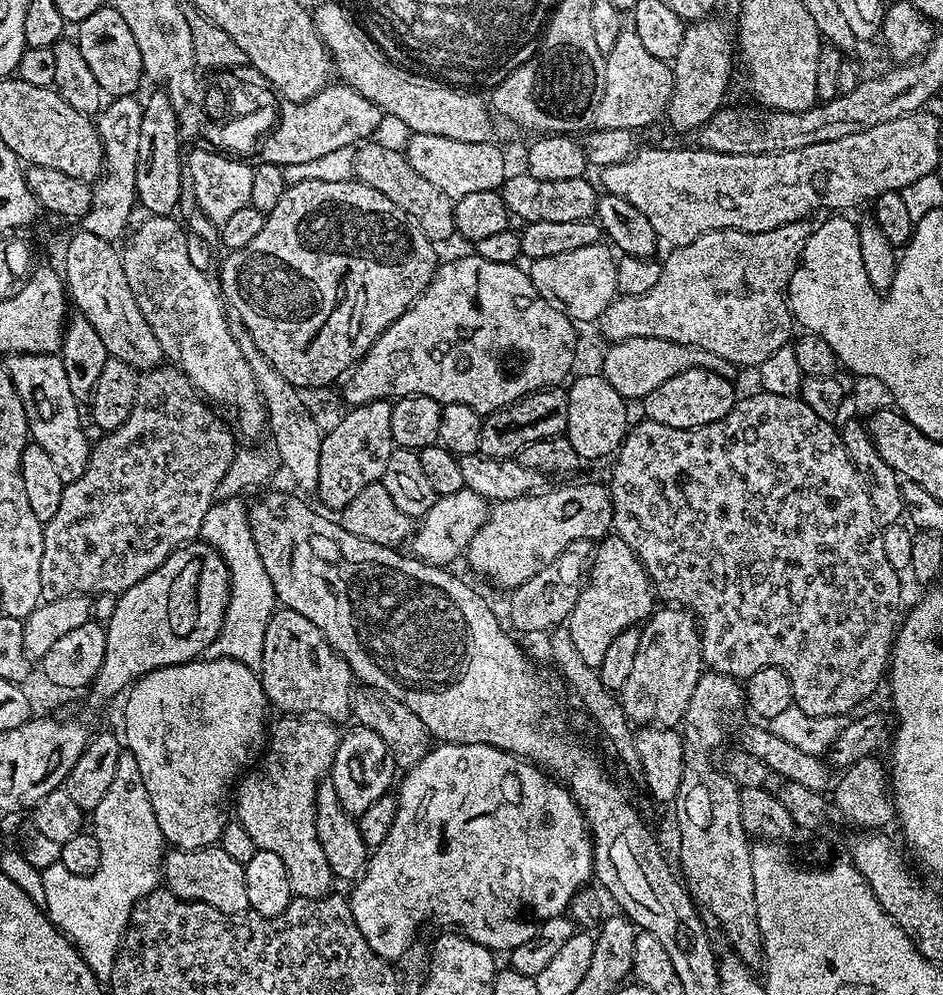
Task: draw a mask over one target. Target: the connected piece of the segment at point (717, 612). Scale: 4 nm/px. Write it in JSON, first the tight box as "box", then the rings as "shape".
{"box":[610,390,902,717],"shape":[[[756,390],[756,393],[754,393],[754,394],[753,394],[753,396],[748,396],[748,397],[746,397],[746,398],[745,398],[745,400],[744,400],[744,397],[743,397],[743,398],[740,398],[740,399],[737,399],[737,401],[736,401],[736,405],[735,405],[735,406],[733,406],[733,407],[732,407],[732,409],[731,409],[731,410],[729,410],[729,411],[728,411],[728,412],[727,412],[727,413],[726,413],[726,415],[724,415],[724,417],[723,417],[723,418],[722,418],[722,419],[720,419],[720,420],[719,420],[719,421],[718,421],[718,422],[710,422],[710,423],[709,423],[709,424],[707,424],[707,425],[706,425],[706,426],[702,426],[702,427],[701,427],[701,428],[671,428],[671,427],[670,427],[670,426],[662,426],[662,424],[661,424],[661,423],[658,423],[658,422],[654,422],[654,421],[653,421],[653,420],[649,420],[649,419],[647,419],[647,418],[644,418],[644,419],[641,419],[641,421],[642,421],[642,422],[641,422],[641,424],[636,424],[636,423],[633,423],[633,424],[632,424],[632,425],[631,425],[631,427],[629,427],[629,430],[628,430],[628,434],[627,434],[627,436],[625,436],[625,437],[624,437],[624,443],[623,443],[623,444],[621,444],[621,446],[620,446],[620,451],[619,451],[619,452],[617,452],[617,453],[615,453],[615,456],[614,456],[614,461],[615,461],[615,460],[616,460],[616,465],[614,465],[614,466],[613,466],[613,468],[612,468],[612,484],[611,484],[611,483],[610,483],[610,491],[611,491],[611,493],[612,493],[612,528],[613,528],[613,529],[614,529],[614,532],[615,532],[615,535],[617,535],[617,536],[620,536],[620,537],[621,537],[621,538],[622,538],[622,542],[626,542],[626,546],[630,546],[630,550],[634,550],[634,554],[635,554],[635,555],[636,555],[636,557],[637,557],[637,558],[639,558],[639,559],[640,559],[640,561],[641,561],[641,562],[643,562],[643,564],[644,564],[644,569],[645,569],[645,570],[647,570],[647,572],[648,572],[648,578],[649,578],[649,580],[651,580],[651,581],[652,581],[652,583],[653,583],[653,585],[654,585],[654,592],[655,592],[655,595],[656,595],[656,596],[657,596],[657,597],[659,597],[659,599],[660,599],[660,596],[661,596],[661,598],[662,598],[662,599],[664,599],[664,600],[662,600],[662,601],[664,601],[664,602],[667,602],[667,603],[668,603],[668,604],[669,604],[669,605],[672,605],[672,606],[679,606],[679,607],[681,607],[681,608],[683,608],[683,609],[688,609],[688,611],[689,611],[689,612],[691,612],[691,613],[692,613],[692,614],[693,614],[693,615],[694,615],[694,617],[695,617],[695,618],[696,618],[696,620],[697,620],[697,621],[699,621],[699,624],[698,624],[698,627],[699,627],[699,632],[700,632],[700,642],[701,642],[701,658],[702,658],[702,660],[703,660],[703,663],[704,663],[704,664],[705,664],[705,665],[707,665],[707,667],[708,667],[708,668],[709,668],[709,669],[711,669],[711,671],[714,671],[714,672],[721,672],[721,673],[722,673],[722,675],[724,675],[724,676],[735,676],[735,677],[737,677],[737,678],[747,678],[747,677],[749,677],[749,676],[752,676],[752,675],[753,675],[753,674],[754,674],[754,673],[755,673],[755,672],[757,672],[757,671],[758,671],[758,670],[762,670],[762,669],[763,669],[763,668],[777,668],[777,669],[778,669],[778,670],[782,670],[782,674],[786,674],[786,678],[790,678],[790,686],[791,686],[791,687],[792,687],[792,703],[793,703],[793,705],[795,705],[795,707],[797,707],[797,708],[801,708],[801,709],[802,709],[802,710],[803,710],[803,711],[804,711],[804,712],[805,712],[805,713],[806,713],[806,714],[810,714],[810,715],[811,715],[811,716],[818,716],[818,717],[832,717],[832,716],[841,716],[841,715],[843,715],[843,716],[844,716],[844,715],[847,715],[847,714],[848,714],[848,711],[850,711],[850,710],[851,710],[851,709],[852,709],[852,708],[854,708],[854,707],[856,707],[856,706],[857,706],[857,705],[858,705],[858,704],[859,704],[859,703],[860,703],[860,702],[862,702],[862,701],[864,701],[864,700],[865,700],[865,699],[866,699],[866,698],[867,698],[867,696],[868,696],[868,695],[870,695],[870,694],[871,694],[871,692],[872,692],[872,691],[874,691],[874,690],[875,690],[875,688],[876,688],[876,687],[878,687],[878,686],[879,686],[879,684],[880,684],[880,687],[881,687],[881,684],[882,684],[882,681],[883,681],[883,680],[884,680],[884,679],[885,679],[885,676],[886,676],[886,673],[887,673],[887,671],[888,671],[888,666],[889,666],[889,663],[890,663],[890,657],[891,657],[891,655],[892,655],[892,641],[893,641],[893,640],[895,640],[895,638],[896,638],[896,629],[897,629],[897,627],[898,627],[898,615],[897,615],[897,616],[896,616],[896,611],[898,611],[898,610],[899,610],[899,608],[900,608],[900,578],[902,578],[902,576],[901,576],[901,573],[900,573],[900,572],[899,572],[899,571],[896,571],[896,570],[895,570],[895,569],[894,569],[894,568],[893,568],[893,566],[890,566],[890,563],[889,563],[889,560],[887,560],[887,559],[886,559],[886,555],[885,555],[885,547],[884,547],[884,546],[883,546],[883,534],[882,534],[882,526],[881,526],[881,525],[880,525],[880,524],[879,524],[879,522],[877,522],[877,520],[876,520],[876,519],[875,519],[875,518],[874,518],[874,510],[873,510],[873,509],[872,509],[872,507],[871,507],[871,506],[870,506],[870,498],[869,498],[869,497],[868,497],[868,495],[867,495],[867,494],[866,494],[866,486],[865,486],[865,485],[864,485],[864,483],[863,483],[863,482],[862,482],[862,481],[860,481],[860,475],[859,475],[859,474],[858,474],[858,470],[857,470],[857,469],[856,469],[856,468],[855,468],[855,467],[854,467],[854,466],[853,466],[853,464],[852,464],[852,460],[851,460],[851,458],[849,458],[849,457],[848,457],[848,455],[847,455],[847,454],[846,454],[846,446],[845,446],[845,445],[844,445],[844,443],[843,443],[843,442],[842,442],[842,438],[841,438],[841,437],[840,437],[840,434],[839,434],[839,431],[838,431],[838,428],[837,428],[837,425],[836,425],[836,424],[835,424],[835,423],[833,423],[833,421],[831,421],[831,420],[823,420],[823,419],[822,419],[822,418],[818,418],[818,414],[814,414],[814,410],[810,410],[810,406],[806,406],[806,402],[805,402],[805,401],[804,401],[804,400],[801,400],[801,399],[800,399],[800,397],[799,397],[799,395],[794,395],[794,396],[783,396],[783,395],[782,395],[782,394],[772,394],[772,393],[768,393],[768,392],[766,392],[766,391],[763,391],[763,390]]]}

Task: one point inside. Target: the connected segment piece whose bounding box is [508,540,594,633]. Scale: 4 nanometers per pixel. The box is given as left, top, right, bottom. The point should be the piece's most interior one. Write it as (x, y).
(542, 603)

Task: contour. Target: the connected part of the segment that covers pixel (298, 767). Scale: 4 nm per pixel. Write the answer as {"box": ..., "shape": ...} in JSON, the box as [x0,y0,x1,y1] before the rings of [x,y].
{"box":[234,714,342,898],"shape":[[[284,714],[279,719],[276,725],[271,725],[266,747],[258,763],[235,789],[234,816],[242,826],[246,826],[259,851],[278,854],[278,858],[282,858],[286,874],[290,874],[293,897],[322,898],[333,891],[334,877],[330,862],[326,862],[326,854],[322,854],[322,842],[318,842],[318,826],[314,826],[316,791],[321,780],[331,773],[342,732],[336,729],[339,727],[331,720],[305,718],[300,714]]]}

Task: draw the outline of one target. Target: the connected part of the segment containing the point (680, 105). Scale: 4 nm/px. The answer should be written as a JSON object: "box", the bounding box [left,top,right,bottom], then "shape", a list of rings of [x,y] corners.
{"box":[666,20,734,133],"shape":[[[693,20],[684,29],[682,47],[672,65],[672,97],[666,120],[680,132],[695,133],[725,103],[724,94],[734,60],[734,36],[720,20]]]}

